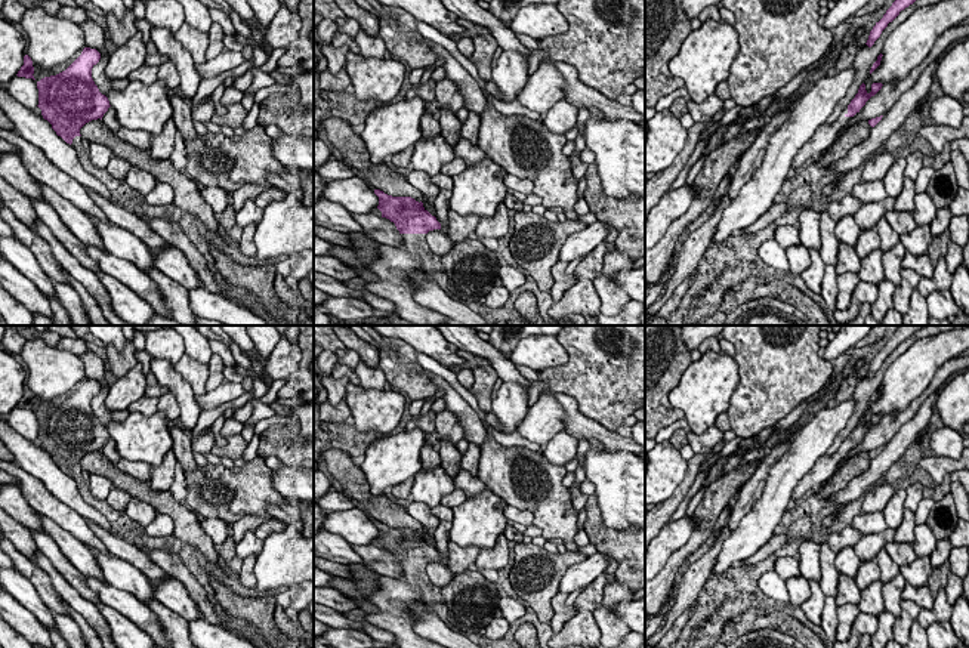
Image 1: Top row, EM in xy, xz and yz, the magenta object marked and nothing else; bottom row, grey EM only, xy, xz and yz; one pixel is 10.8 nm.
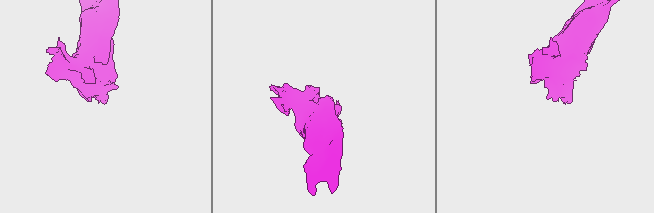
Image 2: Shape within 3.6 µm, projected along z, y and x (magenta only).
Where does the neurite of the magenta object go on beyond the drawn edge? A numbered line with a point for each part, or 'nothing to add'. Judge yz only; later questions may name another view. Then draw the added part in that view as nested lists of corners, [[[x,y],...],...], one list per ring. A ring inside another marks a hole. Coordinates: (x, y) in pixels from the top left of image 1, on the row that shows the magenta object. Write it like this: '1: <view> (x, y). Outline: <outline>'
1: yz (824, 136). Outline: [[[848,107],[842,111],[839,118],[831,126],[821,124],[817,129],[815,135],[799,149],[791,163],[791,169],[800,167],[808,158],[817,157],[824,149],[828,149],[836,141],[836,135],[839,133],[840,127],[851,120],[851,117],[846,114]]]

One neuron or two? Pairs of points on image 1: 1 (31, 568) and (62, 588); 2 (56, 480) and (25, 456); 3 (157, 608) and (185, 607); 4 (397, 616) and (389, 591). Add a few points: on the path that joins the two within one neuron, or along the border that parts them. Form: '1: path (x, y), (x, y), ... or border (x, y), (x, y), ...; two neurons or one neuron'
1: border (33, 561), (64, 599); two neurons
2: path (49, 474), (33, 459); one neuron
3: border (156, 598), (187, 622); two neurons
4: path (394, 610), (392, 596); one neuron

